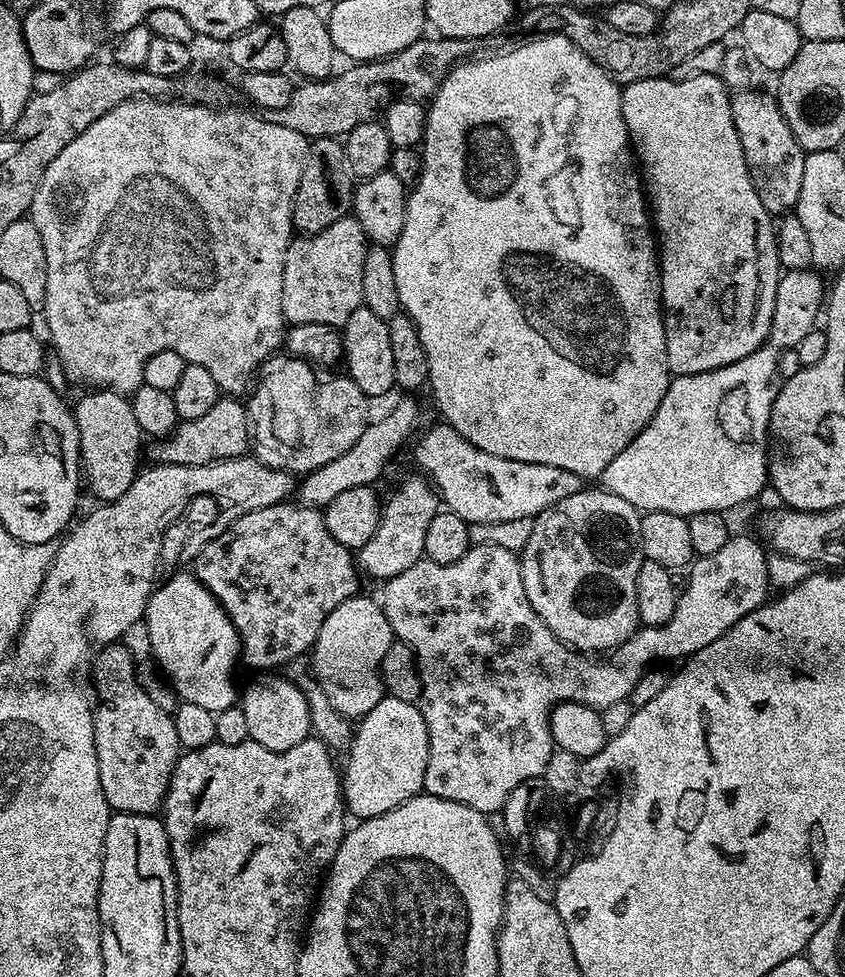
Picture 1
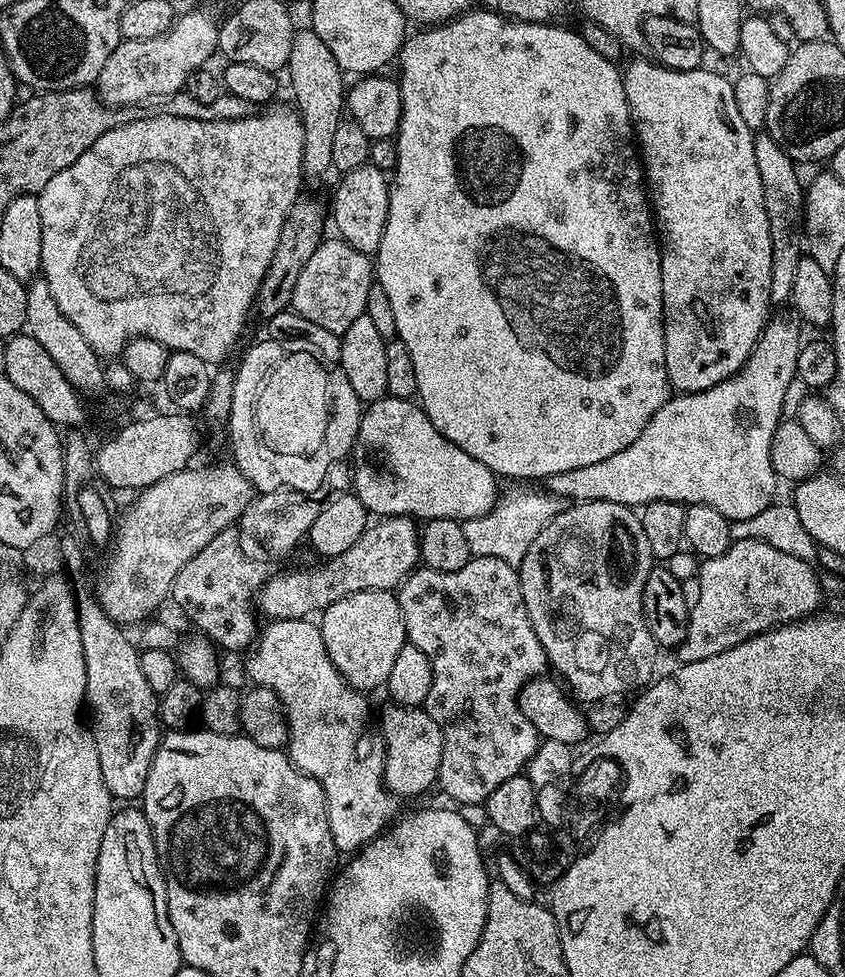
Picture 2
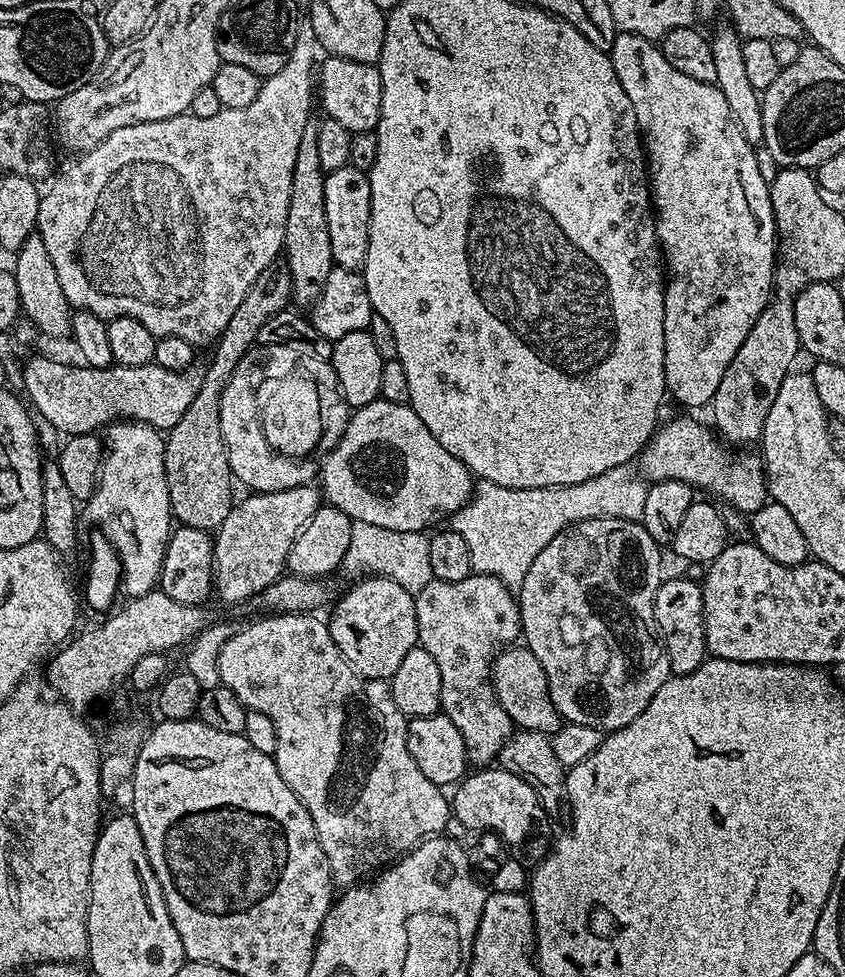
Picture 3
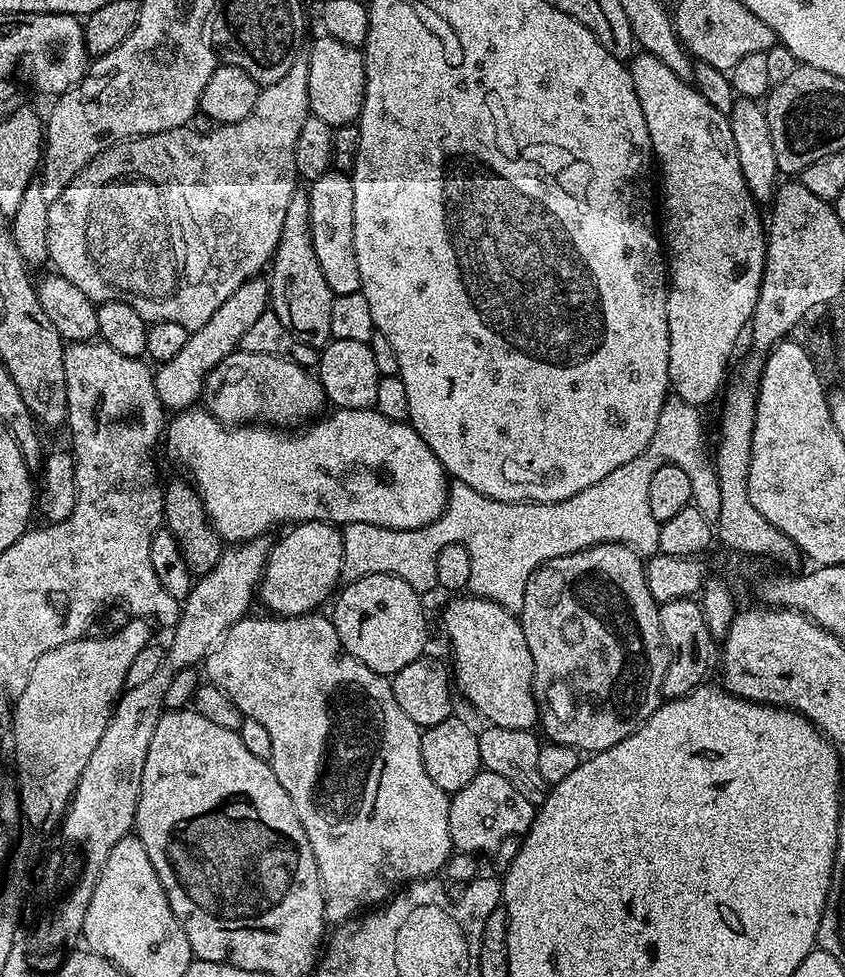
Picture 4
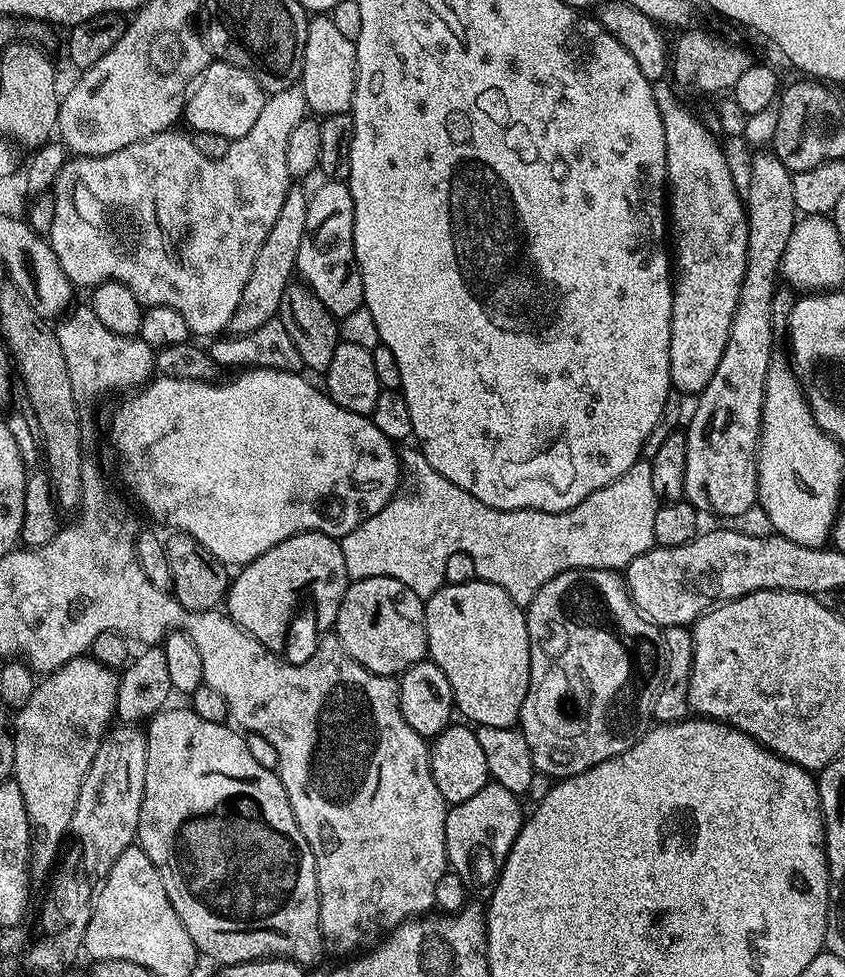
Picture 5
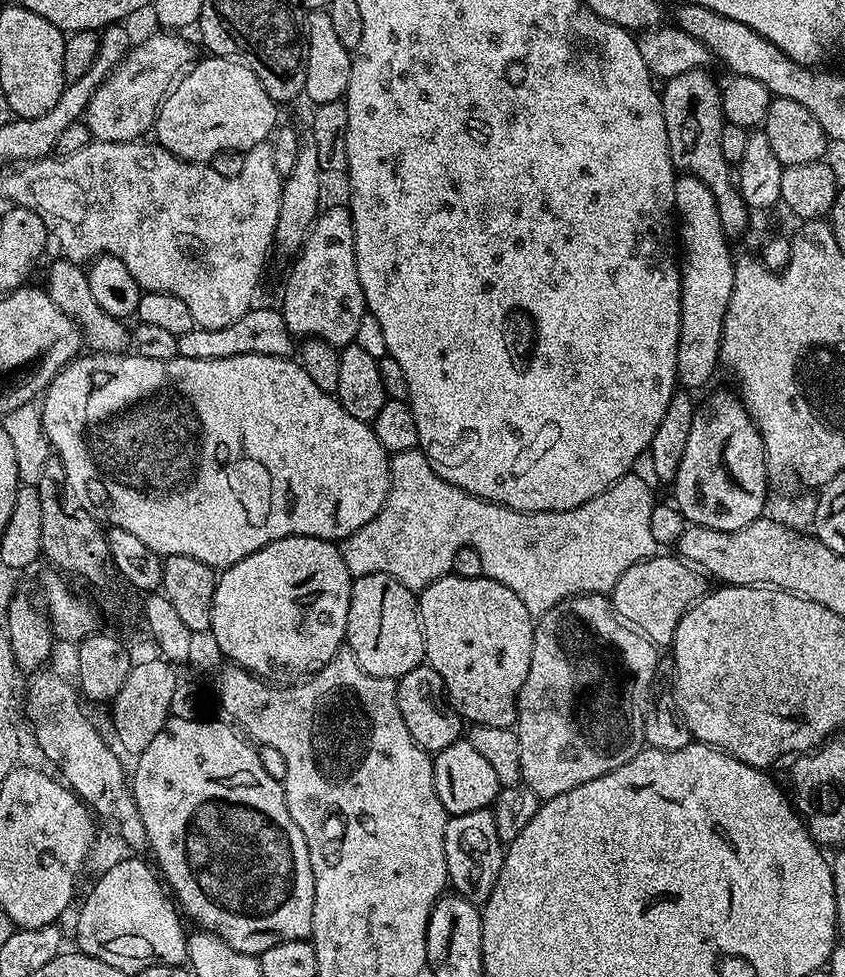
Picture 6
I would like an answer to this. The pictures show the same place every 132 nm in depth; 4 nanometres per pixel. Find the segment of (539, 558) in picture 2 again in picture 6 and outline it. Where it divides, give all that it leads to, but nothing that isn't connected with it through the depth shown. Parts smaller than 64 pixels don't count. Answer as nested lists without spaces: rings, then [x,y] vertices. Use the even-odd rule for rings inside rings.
[[[586,592],[578,596],[571,596],[558,602],[546,614],[542,614],[535,621],[532,630],[532,653],[530,654],[530,670],[526,674],[526,682],[522,682],[522,690],[516,699],[516,723],[514,731],[518,738],[518,750],[522,750],[521,781],[541,801],[554,798],[558,794],[566,794],[566,790],[574,790],[574,786],[582,786],[582,782],[590,782],[594,778],[602,778],[602,774],[610,774],[618,770],[634,754],[645,747],[644,742],[644,706],[649,699],[648,687],[656,676],[657,645],[652,644],[641,632],[624,623],[612,608],[612,601],[607,595],[599,592]]]

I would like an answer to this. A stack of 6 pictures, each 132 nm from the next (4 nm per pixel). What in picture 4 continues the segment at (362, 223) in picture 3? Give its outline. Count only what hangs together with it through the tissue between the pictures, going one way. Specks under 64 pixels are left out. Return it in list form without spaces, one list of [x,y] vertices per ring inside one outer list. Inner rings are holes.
[[[335,170],[311,181],[307,189],[310,202],[310,234],[314,238],[314,254],[322,266],[322,275],[333,297],[360,291],[358,258],[354,254],[354,186],[351,175]]]

